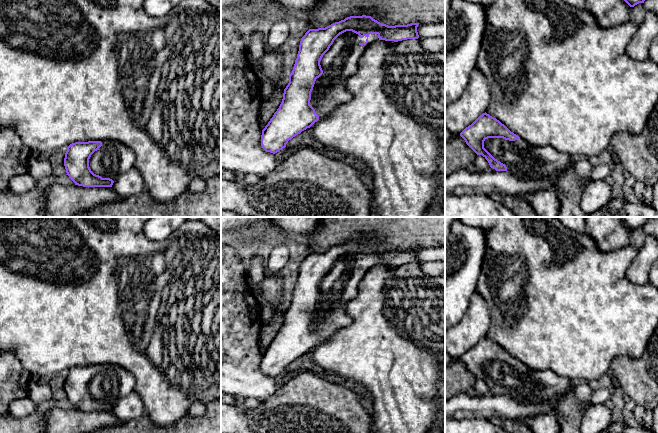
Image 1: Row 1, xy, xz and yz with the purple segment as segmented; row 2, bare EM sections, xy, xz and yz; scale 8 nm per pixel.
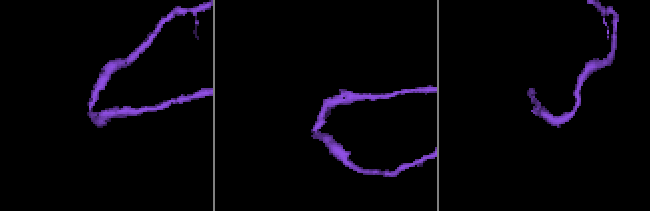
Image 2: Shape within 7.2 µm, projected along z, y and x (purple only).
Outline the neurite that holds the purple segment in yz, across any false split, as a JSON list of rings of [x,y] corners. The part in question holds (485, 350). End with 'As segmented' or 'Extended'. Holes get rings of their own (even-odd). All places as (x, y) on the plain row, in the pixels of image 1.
[[[486,336],[466,351],[460,360],[477,379],[482,379],[488,385],[494,395],[507,395],[520,402],[539,403],[549,401],[555,396],[566,396],[572,384],[570,379],[556,374],[551,369],[536,371],[528,368]]]. Extended

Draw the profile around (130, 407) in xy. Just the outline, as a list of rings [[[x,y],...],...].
[[[132,392],[122,397],[113,407],[112,413],[121,422],[137,419],[146,414],[141,397]]]

